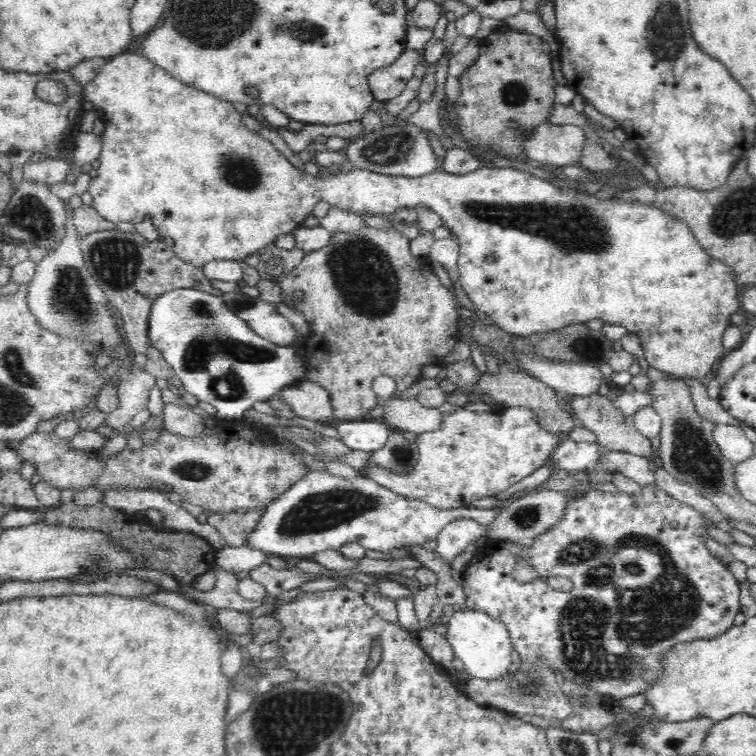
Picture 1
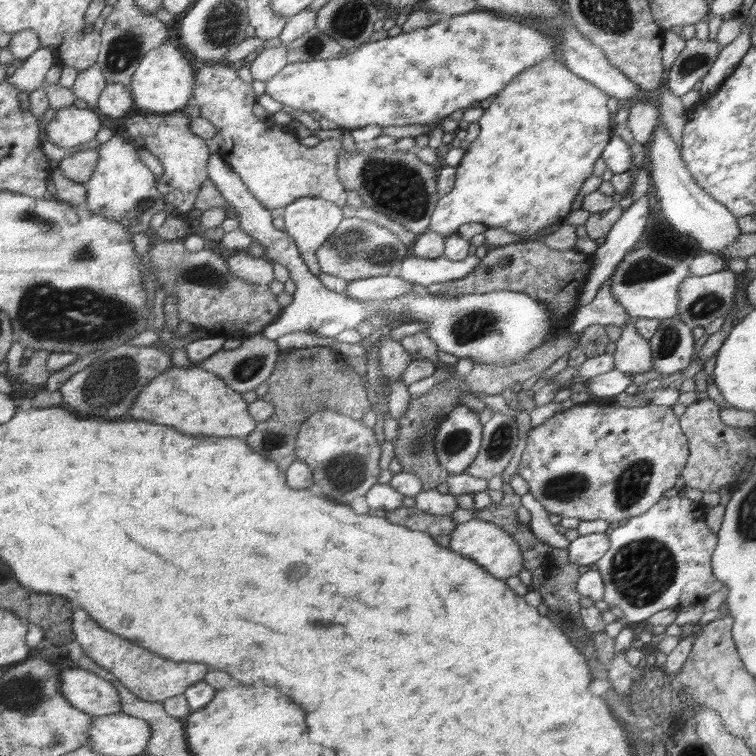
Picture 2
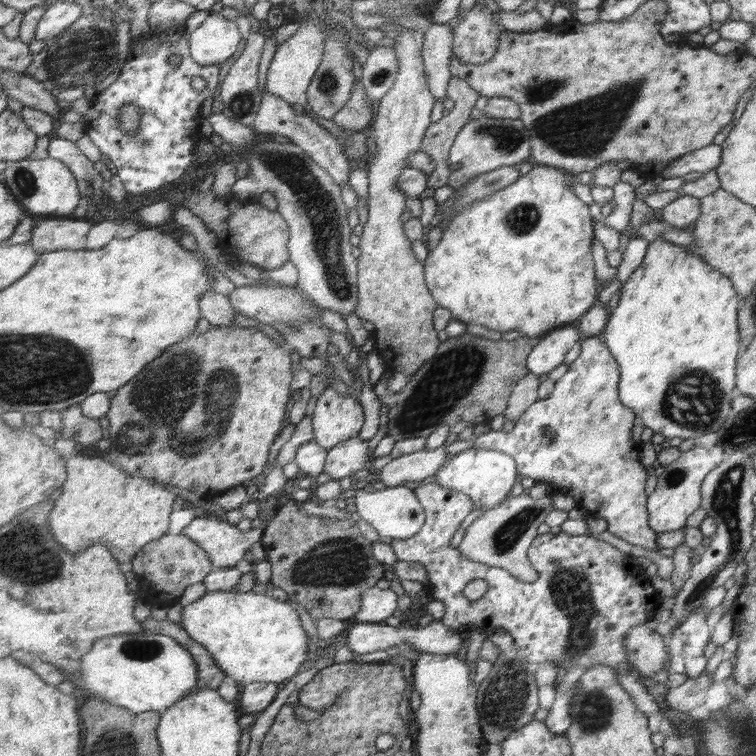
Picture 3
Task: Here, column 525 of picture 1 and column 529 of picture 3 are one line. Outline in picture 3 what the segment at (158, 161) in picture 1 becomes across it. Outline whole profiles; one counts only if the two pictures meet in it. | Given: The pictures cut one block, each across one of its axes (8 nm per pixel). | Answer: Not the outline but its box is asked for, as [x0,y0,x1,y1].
[424,165,596,337]

